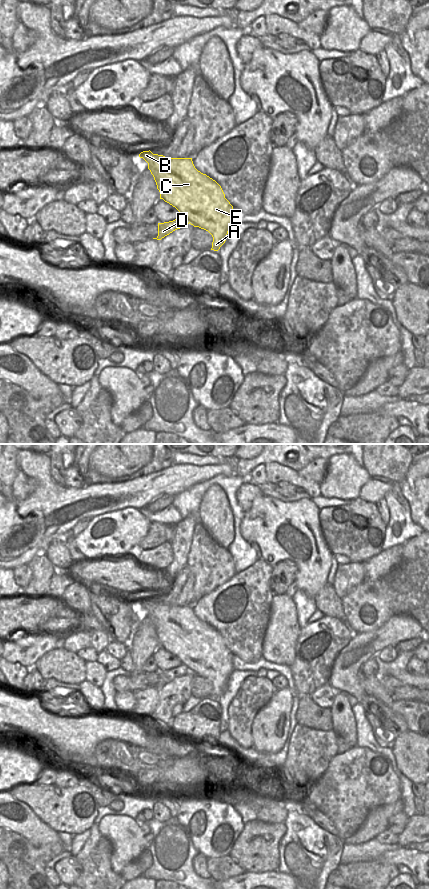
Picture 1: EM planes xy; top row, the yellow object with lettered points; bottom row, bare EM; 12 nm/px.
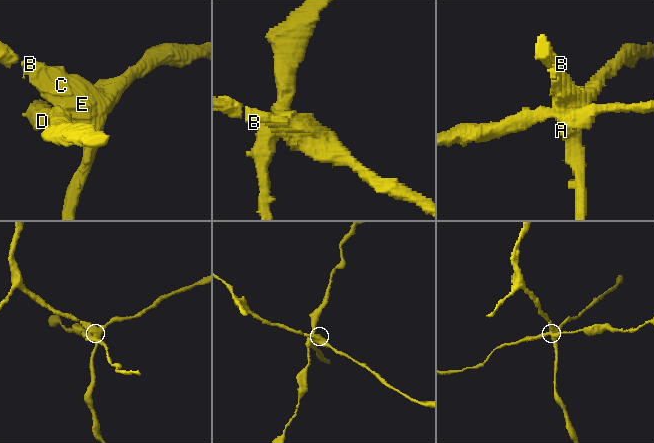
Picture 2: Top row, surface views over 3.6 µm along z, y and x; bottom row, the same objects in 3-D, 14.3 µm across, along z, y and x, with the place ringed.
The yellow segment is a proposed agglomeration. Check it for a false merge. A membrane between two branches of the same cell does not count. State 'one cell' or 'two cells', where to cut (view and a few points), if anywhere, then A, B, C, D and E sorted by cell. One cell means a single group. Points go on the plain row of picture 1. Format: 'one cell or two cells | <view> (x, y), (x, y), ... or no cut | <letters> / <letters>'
two cells | xy (182, 663), (190, 670) | A B C E / D

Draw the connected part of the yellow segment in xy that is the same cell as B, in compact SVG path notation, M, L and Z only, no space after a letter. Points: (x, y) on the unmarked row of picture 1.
M150 598L141 600L139 605L148 611L148 617L160 640L160 647L175 655L191 673L208 679L213 685L211 698L218 699L225 691L228 679L233 672L233 654L225 646L221 634L198 619L192 606L167 606L153 602Z

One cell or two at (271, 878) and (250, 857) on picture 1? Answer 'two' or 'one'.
two

